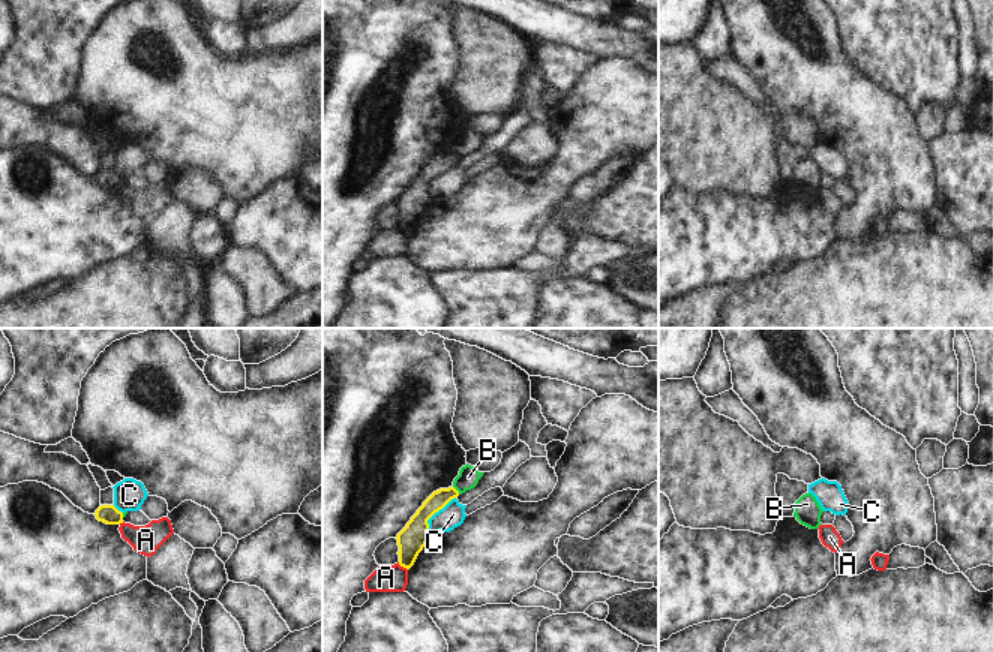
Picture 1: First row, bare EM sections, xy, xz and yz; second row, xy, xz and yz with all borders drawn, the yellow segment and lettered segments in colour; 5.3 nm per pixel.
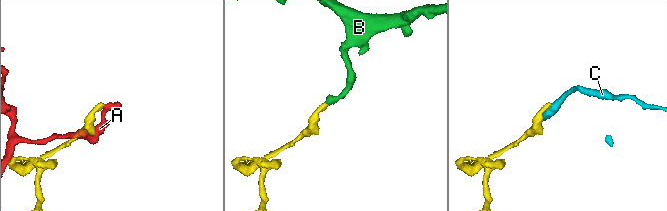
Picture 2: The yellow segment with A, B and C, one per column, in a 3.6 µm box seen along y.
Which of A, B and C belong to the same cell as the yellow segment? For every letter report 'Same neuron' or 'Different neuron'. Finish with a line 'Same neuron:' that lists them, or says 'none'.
A: Different neuron
B: Different neuron
C: Different neuron
Same neuron: none.

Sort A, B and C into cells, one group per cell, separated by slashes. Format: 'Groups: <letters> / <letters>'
Groups: A / B / C.

